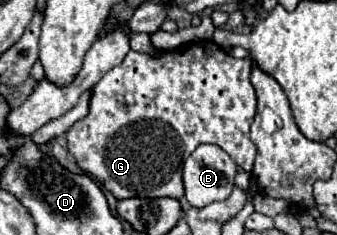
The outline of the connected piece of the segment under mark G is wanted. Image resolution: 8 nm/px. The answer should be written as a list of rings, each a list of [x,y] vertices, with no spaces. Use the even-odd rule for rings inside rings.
[[[197,42],[197,44],[191,44],[189,48],[185,50],[173,50],[173,52],[165,52],[163,56],[159,58],[151,58],[147,54],[139,54],[139,52],[129,52],[125,56],[125,60],[111,68],[93,88],[93,96],[91,96],[91,102],[89,102],[89,116],[75,122],[69,132],[67,132],[67,142],[69,142],[69,152],[75,156],[77,160],[77,166],[89,174],[91,178],[95,178],[99,184],[103,184],[117,200],[123,200],[123,198],[175,198],[175,200],[181,200],[183,198],[183,180],[181,180],[181,168],[183,168],[183,158],[187,158],[187,154],[191,154],[191,150],[195,150],[195,146],[199,144],[217,144],[219,148],[223,148],[237,166],[241,166],[245,172],[251,172],[253,168],[253,160],[255,160],[255,144],[251,142],[249,138],[249,126],[255,118],[255,106],[257,106],[257,98],[255,98],[255,90],[253,90],[253,84],[251,84],[251,72],[253,72],[255,64],[251,58],[245,58],[245,60],[237,60],[233,58],[231,54],[223,52],[215,42]]]

